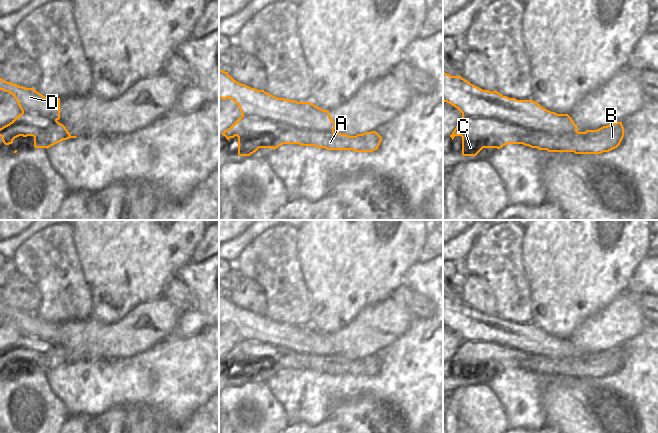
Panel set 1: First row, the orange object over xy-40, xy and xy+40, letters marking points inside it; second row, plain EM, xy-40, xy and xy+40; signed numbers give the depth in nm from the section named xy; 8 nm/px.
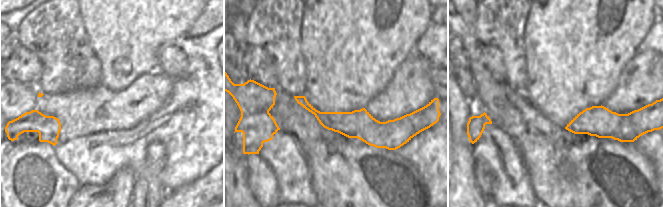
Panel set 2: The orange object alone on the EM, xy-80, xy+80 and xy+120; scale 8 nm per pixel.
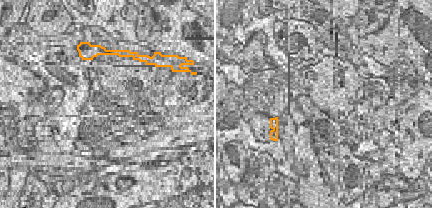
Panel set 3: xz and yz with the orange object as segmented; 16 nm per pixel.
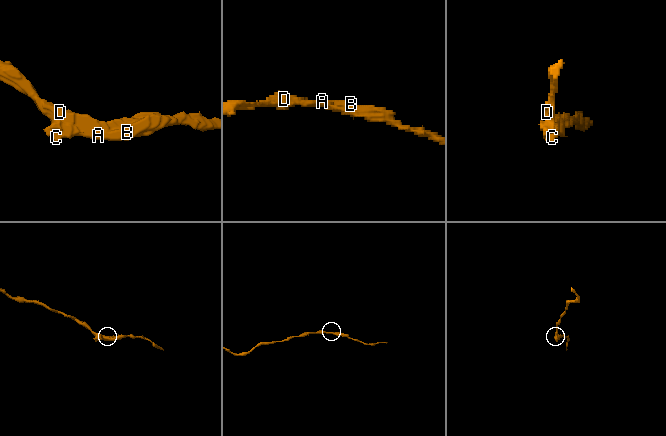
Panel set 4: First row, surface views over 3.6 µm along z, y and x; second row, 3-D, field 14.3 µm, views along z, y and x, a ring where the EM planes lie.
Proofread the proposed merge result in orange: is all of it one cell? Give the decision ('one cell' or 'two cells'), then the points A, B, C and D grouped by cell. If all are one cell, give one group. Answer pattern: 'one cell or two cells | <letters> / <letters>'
two cells | A C / B D

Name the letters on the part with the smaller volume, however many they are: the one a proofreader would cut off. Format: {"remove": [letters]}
{"remove": ["A", "C"]}

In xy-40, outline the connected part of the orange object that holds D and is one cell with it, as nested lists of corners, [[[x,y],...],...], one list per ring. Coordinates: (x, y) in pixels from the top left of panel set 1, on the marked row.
[[[2,78],[0,90],[9,92],[25,114],[35,114],[56,121],[60,119],[60,98],[47,98],[33,88],[25,88]]]

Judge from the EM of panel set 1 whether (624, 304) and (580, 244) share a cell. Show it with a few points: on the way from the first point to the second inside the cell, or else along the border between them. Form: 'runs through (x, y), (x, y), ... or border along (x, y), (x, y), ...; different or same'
border along (627, 289), (618, 293), (600, 310); different

